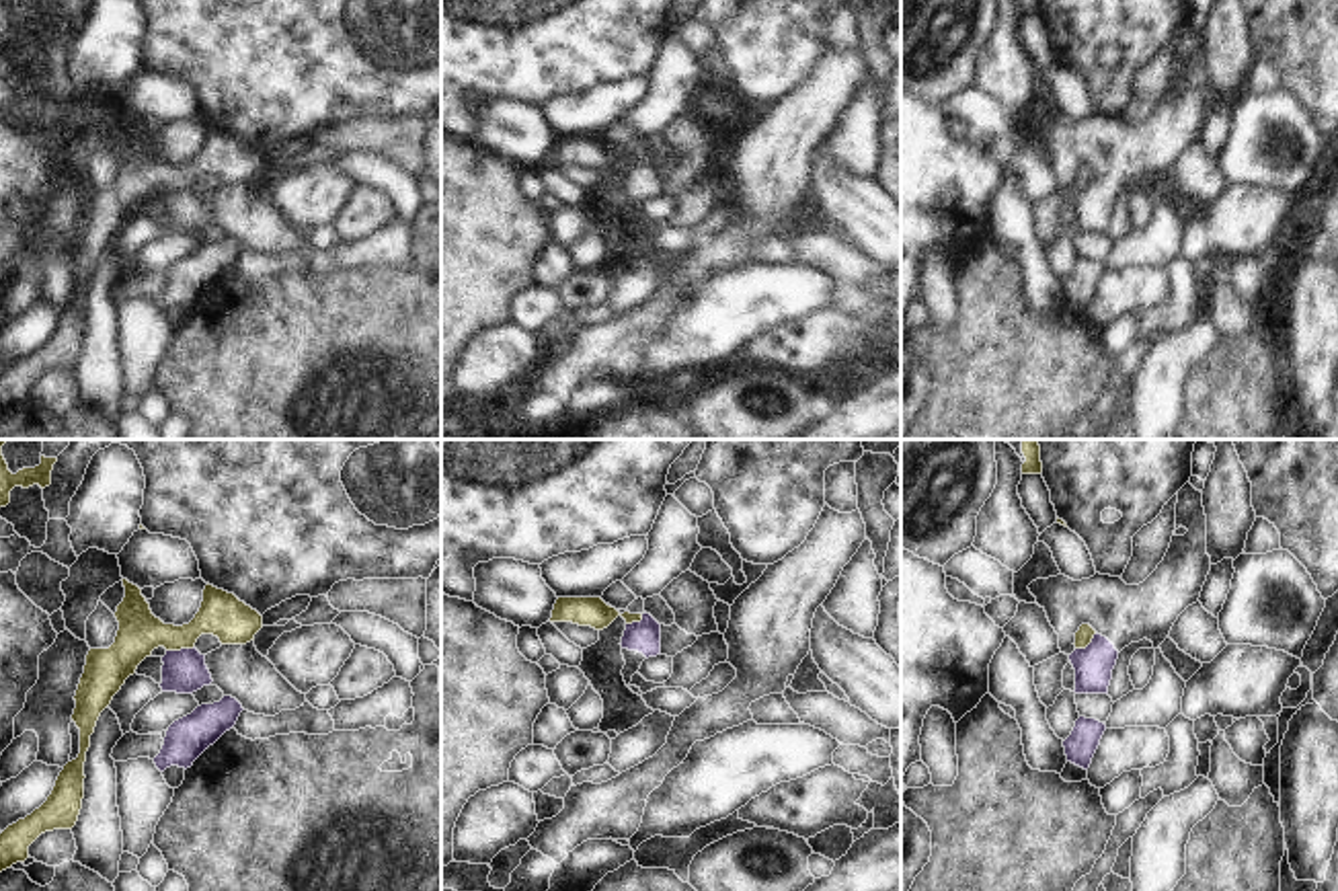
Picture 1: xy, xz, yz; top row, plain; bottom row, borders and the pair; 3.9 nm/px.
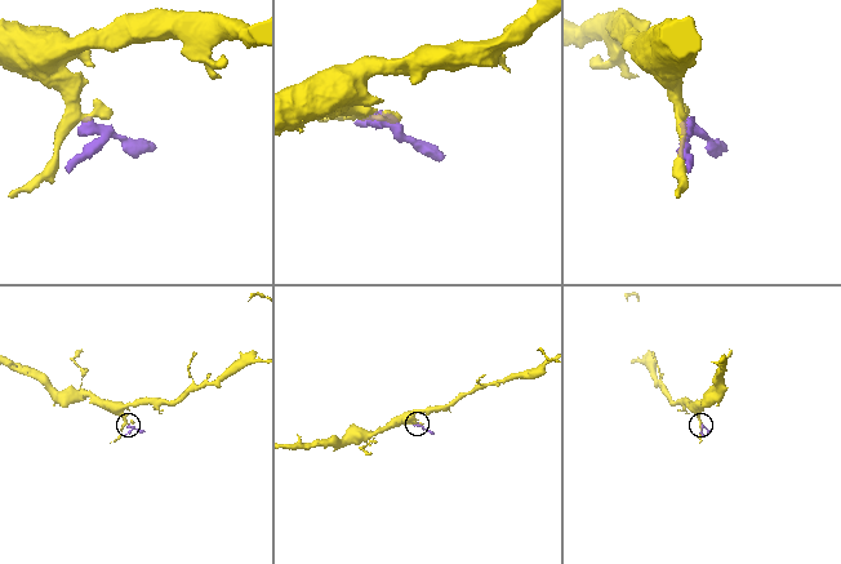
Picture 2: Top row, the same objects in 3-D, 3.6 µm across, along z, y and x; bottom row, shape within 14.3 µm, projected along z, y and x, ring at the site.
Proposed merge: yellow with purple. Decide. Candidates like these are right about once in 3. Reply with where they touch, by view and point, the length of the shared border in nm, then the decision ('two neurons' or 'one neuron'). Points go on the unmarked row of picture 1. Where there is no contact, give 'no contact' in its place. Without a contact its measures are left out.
xy (179, 189) | 110 nm | two neurons

